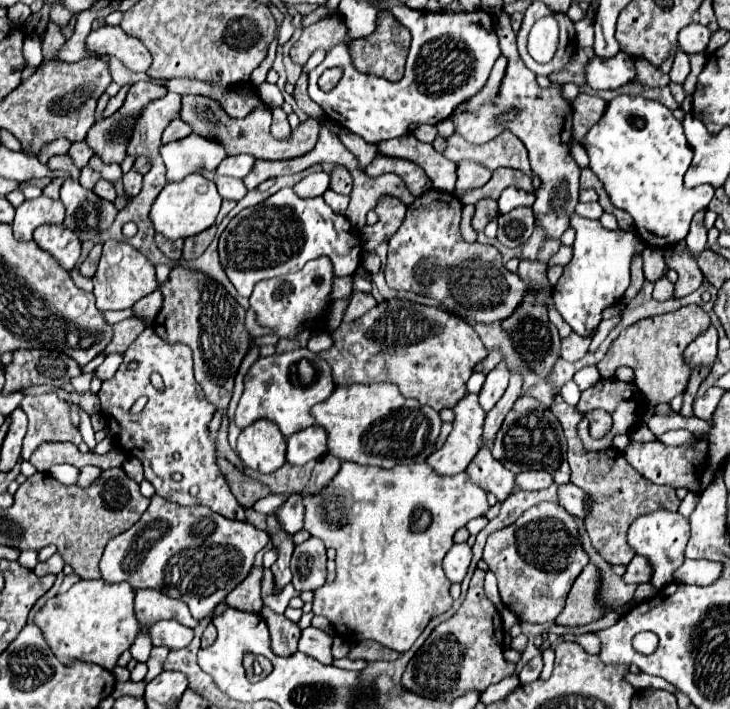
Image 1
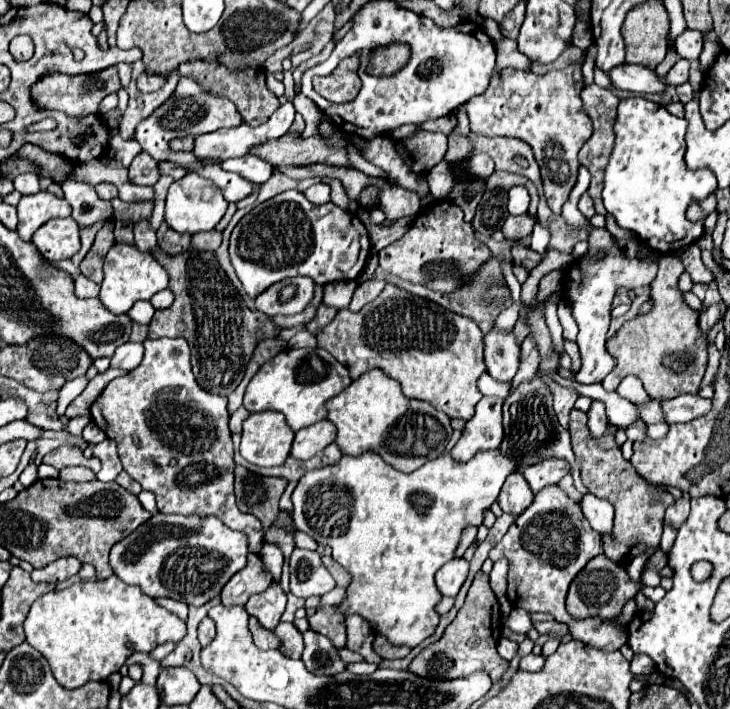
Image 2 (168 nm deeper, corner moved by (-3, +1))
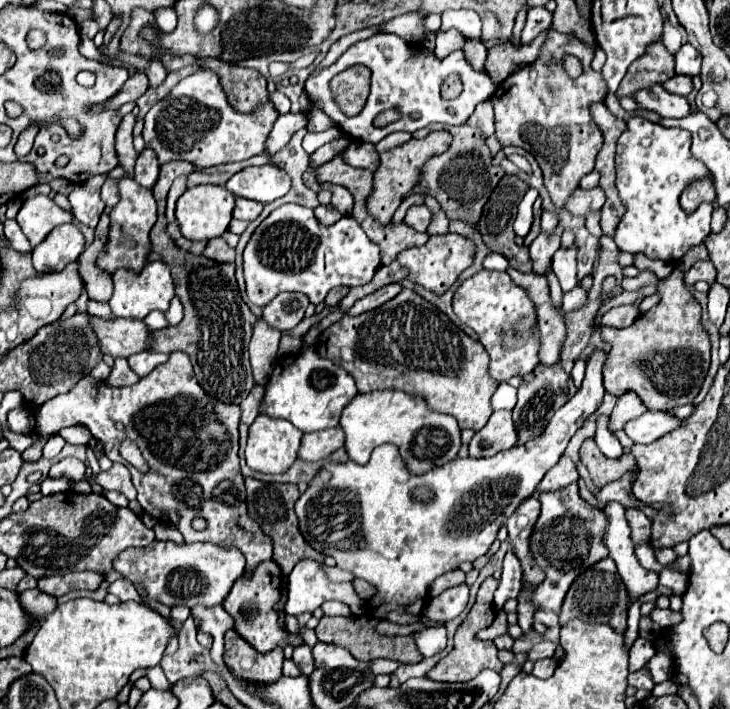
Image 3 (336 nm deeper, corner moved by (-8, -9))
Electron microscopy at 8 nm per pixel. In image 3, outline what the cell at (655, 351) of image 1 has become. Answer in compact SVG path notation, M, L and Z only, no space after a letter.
M677 268L671 272L669 278L665 278L659 284L659 294L661 294L661 302L655 308L651 308L649 312L639 314L637 320L629 328L619 330L619 328L601 326L603 342L611 344L611 350L603 364L605 390L617 398L627 392L635 392L647 410L671 410L675 406L691 404L691 400L697 396L697 392L705 380L705 374L709 368L709 358L711 358L709 334L701 322L701 306L689 292L689 288L685 286L683 274Z

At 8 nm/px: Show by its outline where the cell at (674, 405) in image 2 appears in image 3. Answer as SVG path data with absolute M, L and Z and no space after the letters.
M645 412L643 416L629 420L623 430L625 434L637 442L637 444L651 444L657 438L665 436L665 432L671 432L681 424L679 418L669 416L667 412Z

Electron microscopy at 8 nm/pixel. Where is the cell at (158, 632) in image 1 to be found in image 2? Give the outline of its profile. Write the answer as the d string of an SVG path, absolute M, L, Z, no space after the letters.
M110 576L106 580L82 580L66 590L44 594L32 604L24 632L28 642L50 662L54 678L64 688L78 688L88 680L106 680L136 650L152 652L164 642L178 644L186 634L186 624L160 608L140 588Z

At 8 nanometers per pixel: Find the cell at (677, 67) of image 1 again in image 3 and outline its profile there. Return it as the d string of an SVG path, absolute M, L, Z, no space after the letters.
M673 76L671 80L667 80L663 84L663 88L671 94L681 94L681 96L687 96L691 90L693 90L693 84L691 84L691 78L689 76Z

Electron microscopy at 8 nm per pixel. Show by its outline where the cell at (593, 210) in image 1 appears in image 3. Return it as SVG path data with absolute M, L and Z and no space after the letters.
M599 186L591 188L591 190L575 188L575 192L569 196L569 200L565 200L565 208L571 214L579 214L579 216L585 216L591 210L601 210L603 204L605 204L605 192Z

